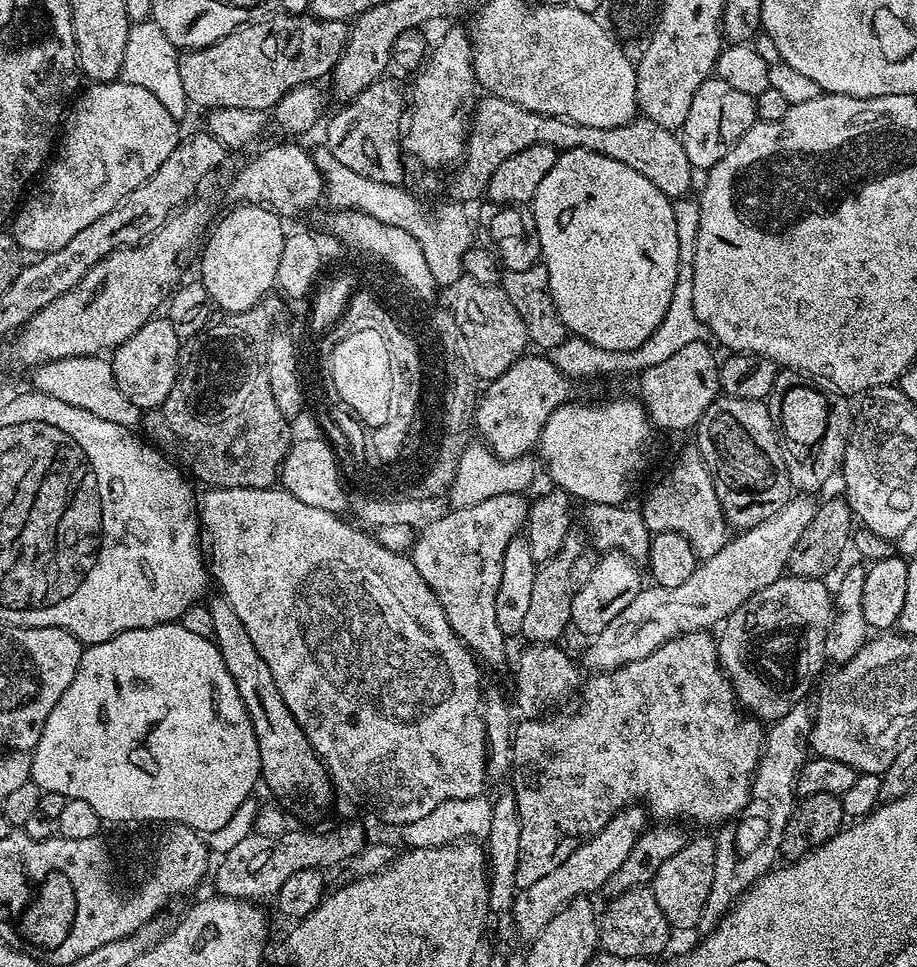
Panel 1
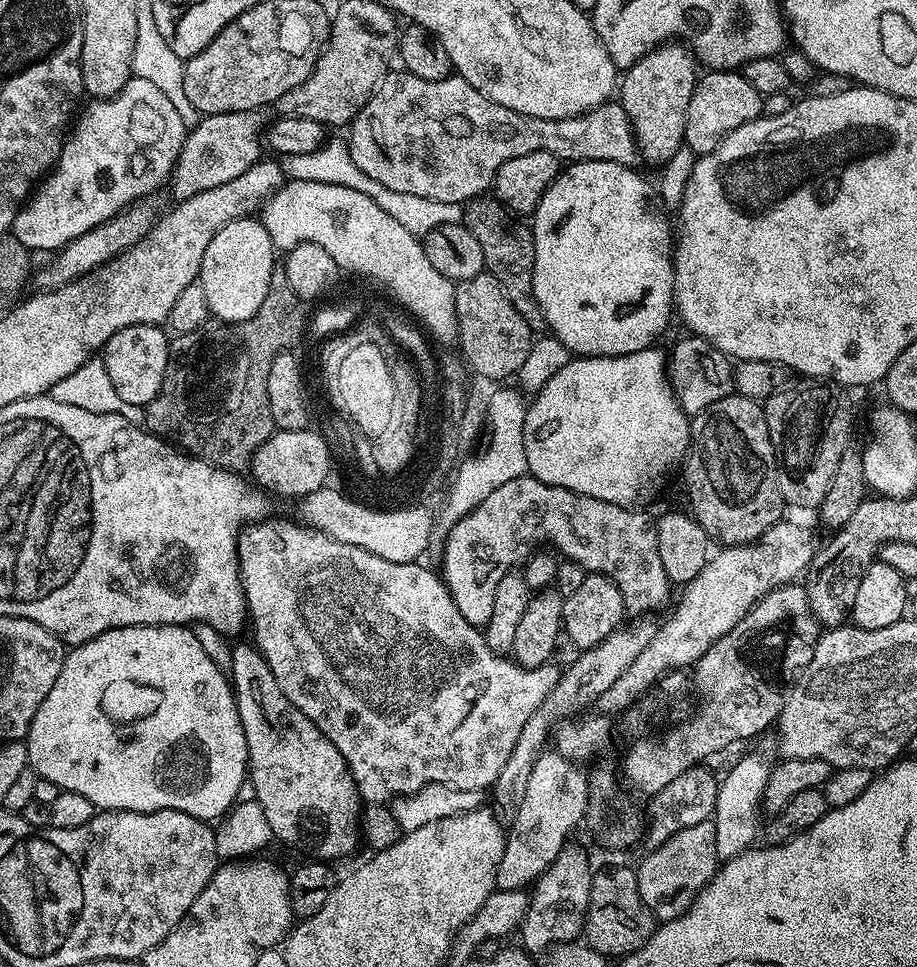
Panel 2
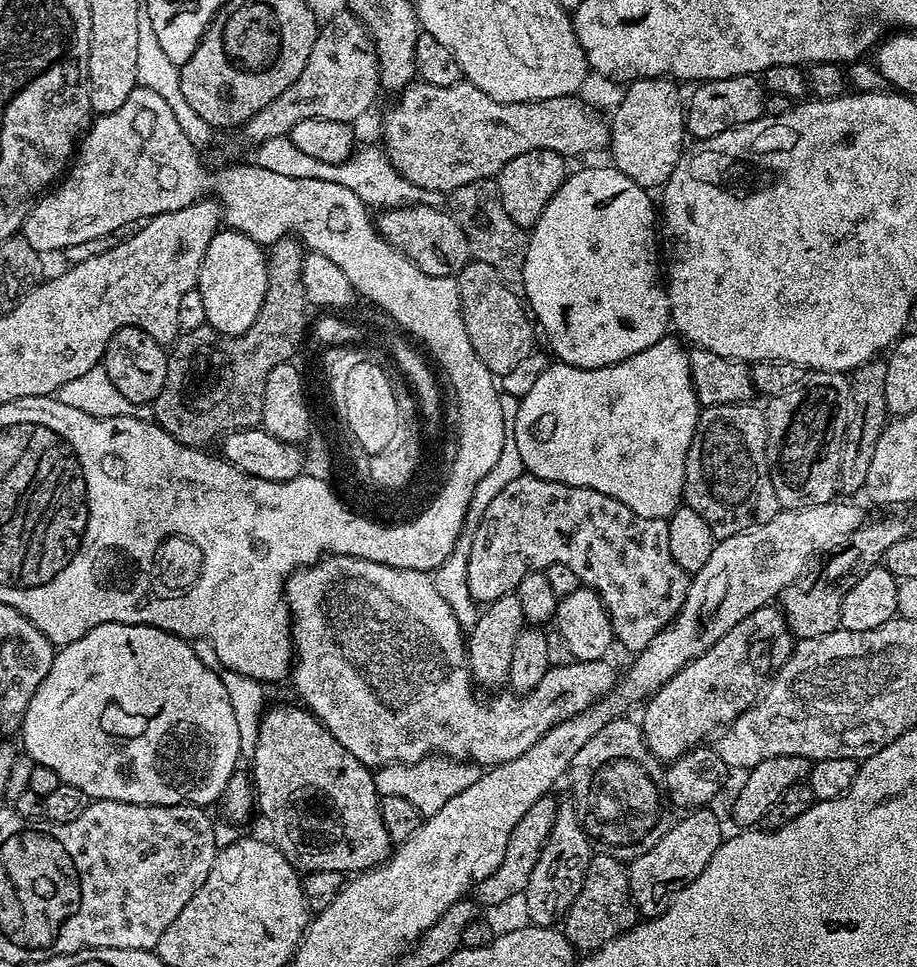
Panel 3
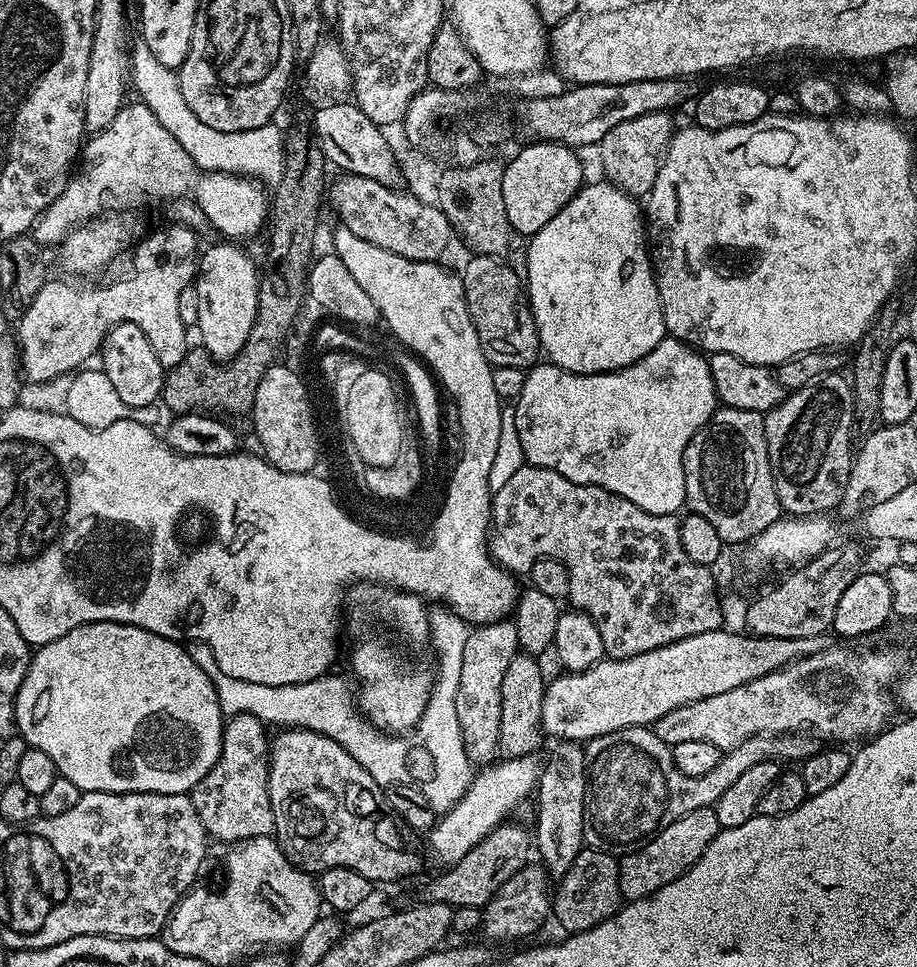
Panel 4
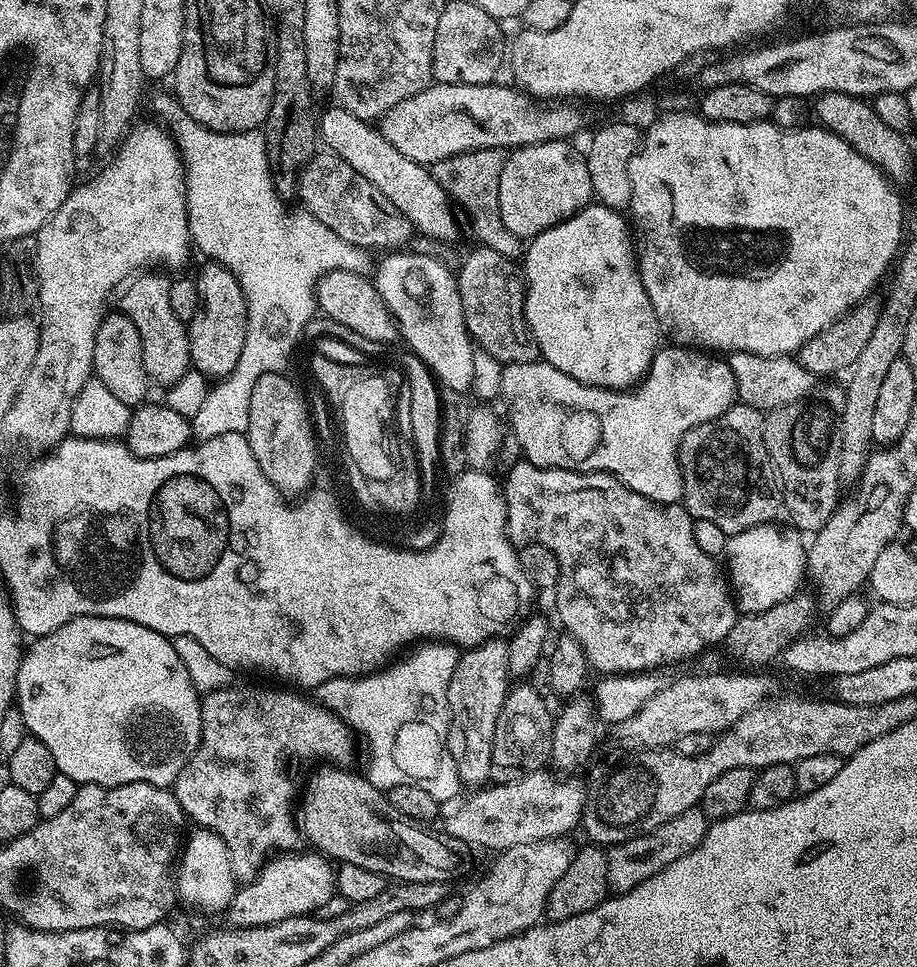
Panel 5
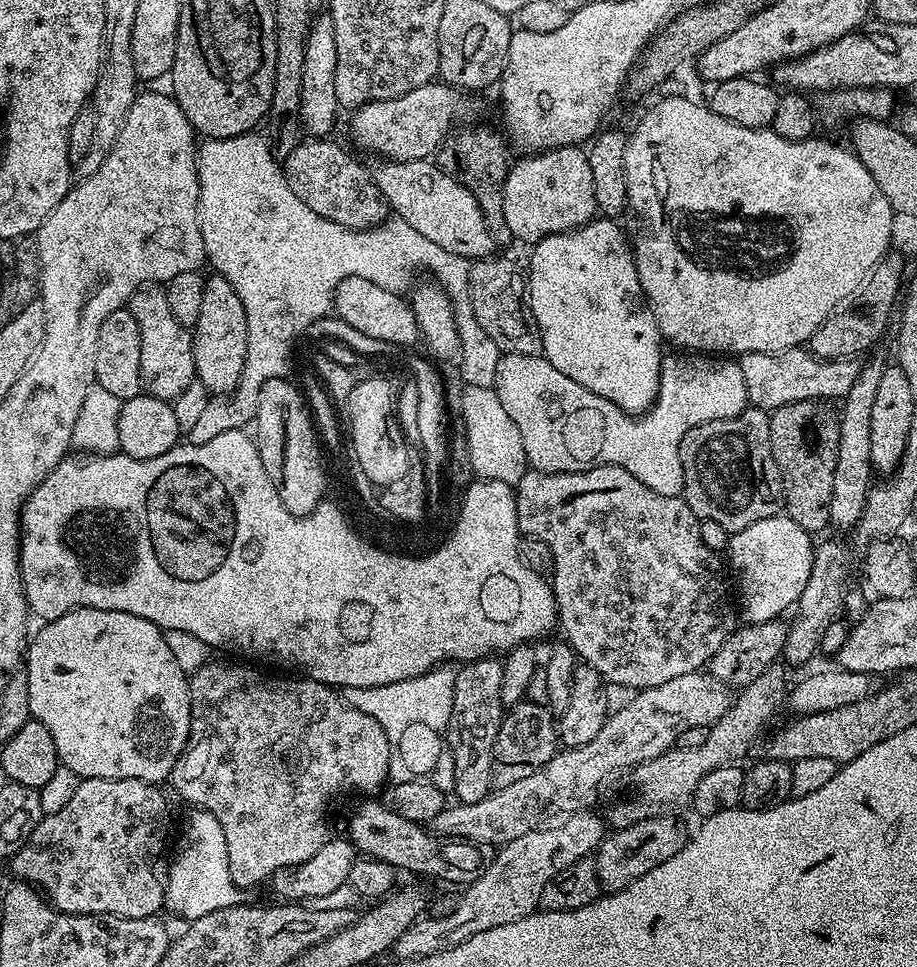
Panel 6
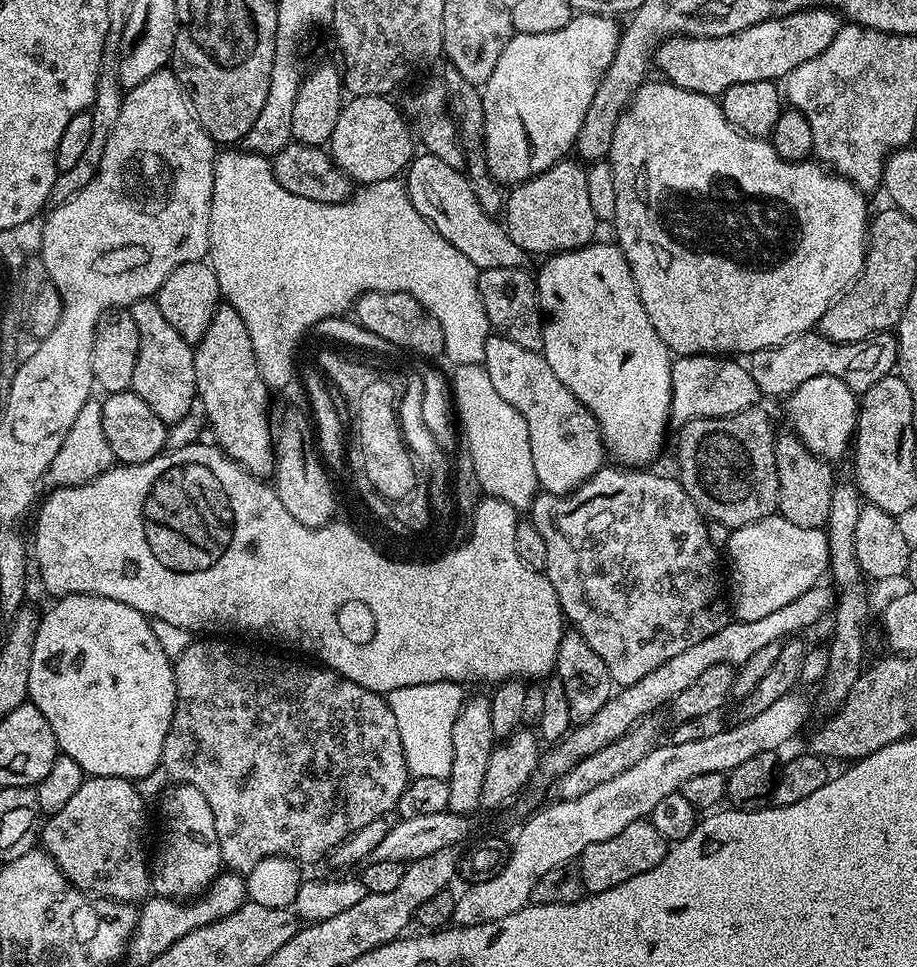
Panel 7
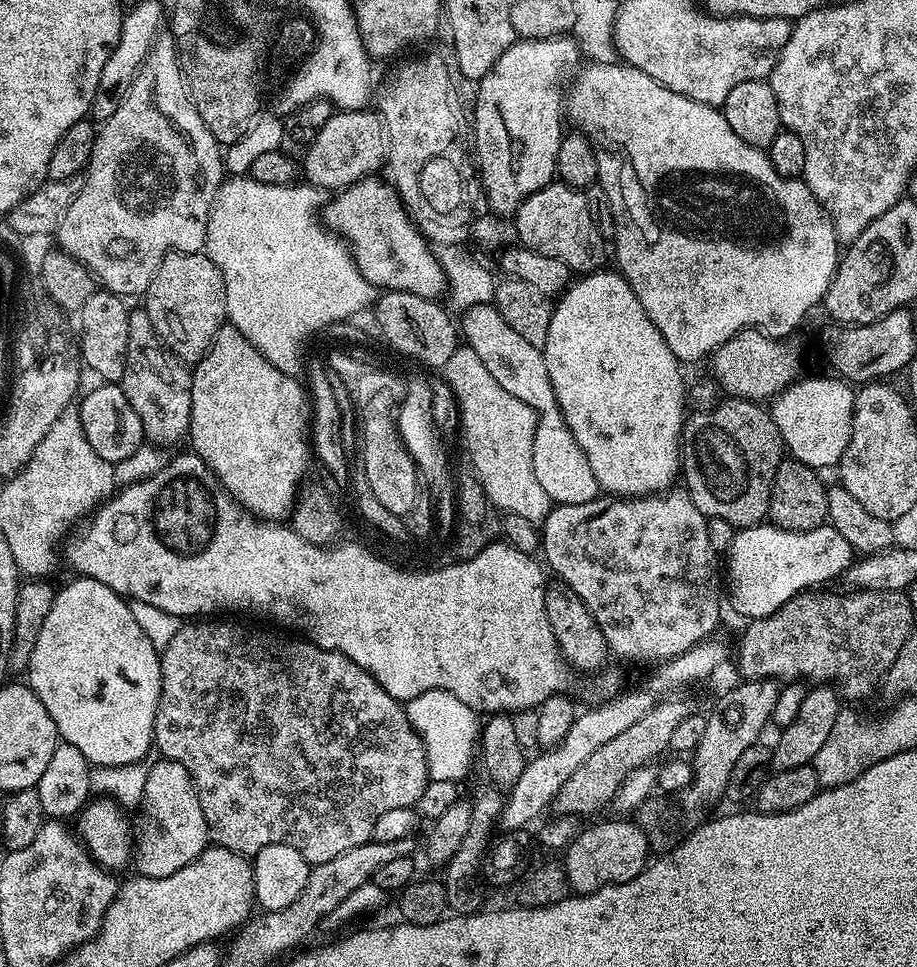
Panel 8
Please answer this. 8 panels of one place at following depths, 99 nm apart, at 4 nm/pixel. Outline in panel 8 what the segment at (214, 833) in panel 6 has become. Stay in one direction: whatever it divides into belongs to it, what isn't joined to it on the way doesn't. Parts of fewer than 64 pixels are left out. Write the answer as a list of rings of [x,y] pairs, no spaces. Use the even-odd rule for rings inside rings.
[[[160,758],[157,761],[156,765],[153,763],[148,769],[142,805],[144,817],[140,820],[140,828],[138,824],[138,835],[134,840],[134,860],[135,864],[137,863],[135,871],[139,875],[166,878],[170,874],[182,870],[182,866],[194,862],[194,858],[198,858],[198,854],[202,854],[204,849],[209,847],[210,837],[206,818],[202,814],[202,806],[198,802],[196,785],[192,783],[192,775],[188,773],[186,766],[182,766],[176,760]]]

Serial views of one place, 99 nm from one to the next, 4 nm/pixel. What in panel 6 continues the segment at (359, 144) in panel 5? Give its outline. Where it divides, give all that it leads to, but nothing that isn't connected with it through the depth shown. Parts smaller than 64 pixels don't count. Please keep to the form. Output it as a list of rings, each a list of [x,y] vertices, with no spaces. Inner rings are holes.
[[[431,159],[410,162],[384,160],[376,169],[371,169],[370,175],[389,209],[399,219],[414,226],[418,234],[442,246],[442,250],[463,256],[469,262],[482,260],[497,251],[496,239],[486,226],[486,218],[478,202],[474,202],[474,196],[462,186],[462,182],[451,172],[445,172],[439,163]]]

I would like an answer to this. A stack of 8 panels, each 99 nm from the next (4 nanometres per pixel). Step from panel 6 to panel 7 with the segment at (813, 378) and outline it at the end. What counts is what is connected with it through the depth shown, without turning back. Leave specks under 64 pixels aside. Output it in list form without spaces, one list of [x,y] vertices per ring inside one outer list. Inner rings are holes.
[[[813,330],[795,336],[785,344],[776,348],[763,348],[747,357],[746,367],[749,374],[758,382],[761,397],[781,396],[787,398],[798,390],[804,382],[818,375],[830,375],[840,378],[852,392],[863,394],[882,378],[893,375],[898,364],[896,354],[896,337],[891,331],[879,332],[876,336],[866,338],[862,342],[849,344],[833,344],[830,338],[821,336]]]

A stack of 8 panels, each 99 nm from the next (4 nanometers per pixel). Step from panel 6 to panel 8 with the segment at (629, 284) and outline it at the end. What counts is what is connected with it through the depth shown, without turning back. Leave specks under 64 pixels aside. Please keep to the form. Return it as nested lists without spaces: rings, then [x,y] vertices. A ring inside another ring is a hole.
[[[597,270],[581,275],[573,279],[562,295],[555,301],[552,317],[550,318],[550,334],[546,338],[546,346],[542,350],[546,370],[550,374],[550,382],[554,386],[554,394],[558,398],[561,410],[564,411],[568,425],[574,434],[576,441],[586,454],[586,462],[590,462],[590,470],[594,470],[594,478],[600,483],[605,493],[615,494],[617,497],[646,496],[659,494],[673,487],[672,479],[677,479],[682,468],[682,433],[686,423],[686,411],[684,412],[684,396],[686,400],[686,384],[680,377],[681,361],[666,346],[666,338],[658,334],[658,326],[646,318],[646,310],[642,310],[642,302],[634,294],[634,290],[628,281],[620,275],[619,271]]]

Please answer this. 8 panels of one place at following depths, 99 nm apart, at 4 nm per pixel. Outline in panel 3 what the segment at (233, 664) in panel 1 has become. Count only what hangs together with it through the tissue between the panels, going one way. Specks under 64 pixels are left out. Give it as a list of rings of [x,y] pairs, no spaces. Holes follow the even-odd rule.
[[[280,704],[277,708],[269,707],[264,715],[260,717],[260,729],[256,735],[256,743],[251,745],[250,752],[252,752],[250,779],[254,785],[255,807],[258,809],[258,812],[261,812],[268,819],[268,824],[272,827],[273,837],[271,836],[271,839],[276,847],[280,849],[281,854],[297,870],[304,874],[317,872],[318,870],[334,870],[335,872],[345,874],[359,874],[367,872],[370,868],[380,867],[388,859],[393,851],[394,842],[388,836],[386,826],[382,822],[380,802],[373,773],[362,762],[358,762],[358,758],[354,758],[354,754],[350,754],[350,750],[346,750],[346,746],[342,746],[342,742],[338,742],[338,738],[334,738],[334,734],[330,734],[330,730],[326,730],[324,725],[306,707],[298,706],[298,708],[294,708],[290,704]]]

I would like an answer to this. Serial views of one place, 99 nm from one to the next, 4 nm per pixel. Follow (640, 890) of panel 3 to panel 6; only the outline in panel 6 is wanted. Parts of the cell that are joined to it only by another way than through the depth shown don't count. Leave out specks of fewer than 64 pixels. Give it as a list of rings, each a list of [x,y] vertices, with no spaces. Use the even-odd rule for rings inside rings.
[[[671,815],[655,816],[625,828],[609,831],[605,835],[594,853],[598,882],[605,893],[622,891],[638,878],[642,878],[642,874],[650,874],[654,866],[662,866],[662,862],[674,858],[674,854],[682,850],[686,832],[672,819]]]

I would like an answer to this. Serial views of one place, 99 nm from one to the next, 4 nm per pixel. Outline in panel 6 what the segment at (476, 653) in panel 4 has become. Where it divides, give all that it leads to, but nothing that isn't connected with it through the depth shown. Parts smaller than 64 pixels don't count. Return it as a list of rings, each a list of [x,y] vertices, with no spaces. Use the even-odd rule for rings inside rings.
[[[495,655],[483,656],[480,660],[469,660],[459,665],[456,681],[454,682],[454,706],[450,710],[450,722],[448,723],[448,751],[452,754],[452,769],[454,770],[454,782],[452,792],[455,799],[461,804],[470,802],[482,802],[489,792],[493,791],[492,783],[492,751],[494,750],[494,738],[500,729],[502,719],[502,705],[499,698],[499,690],[502,683],[502,663]]]

